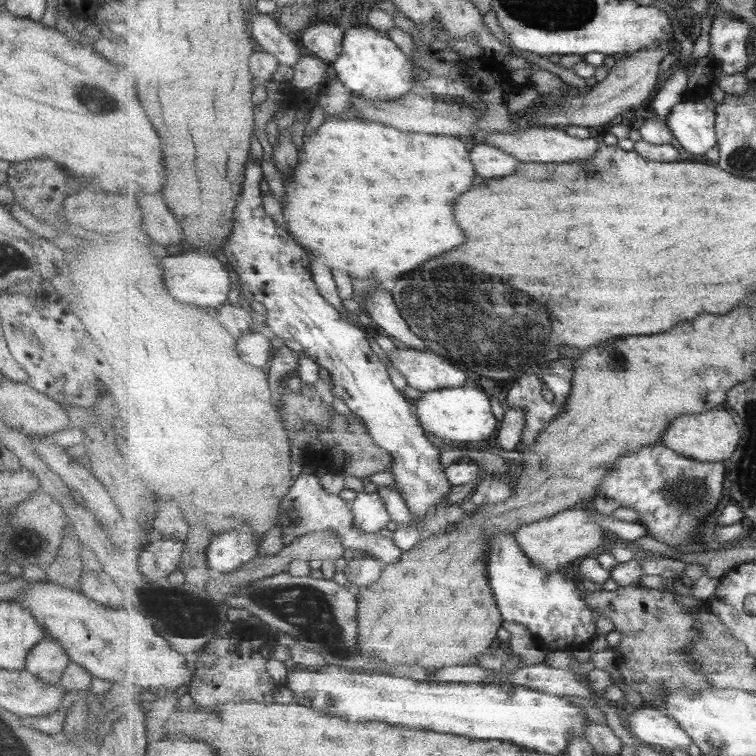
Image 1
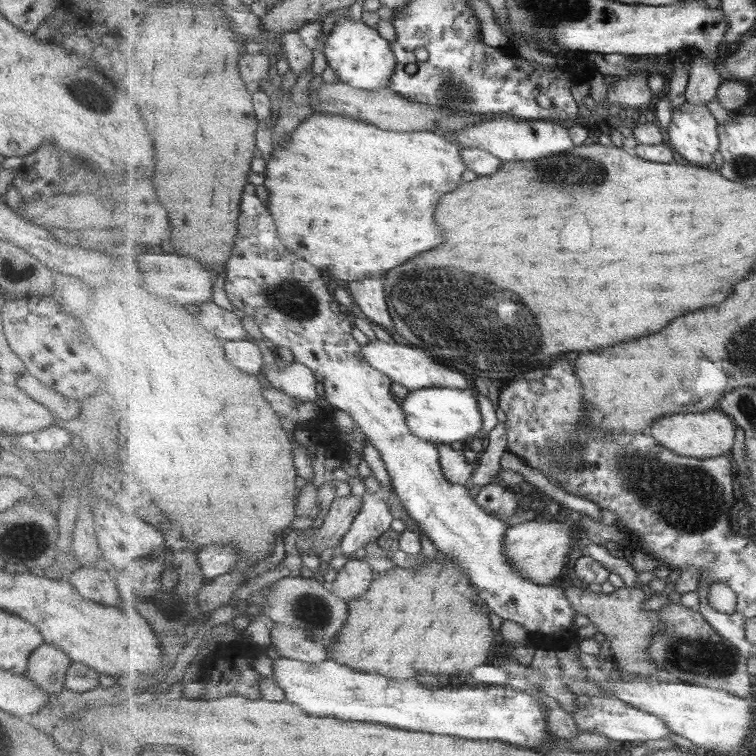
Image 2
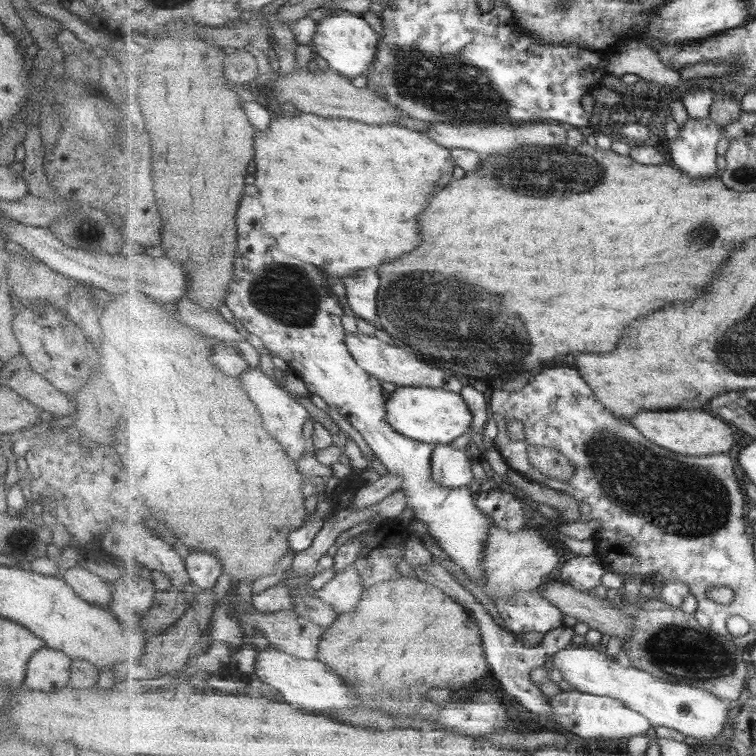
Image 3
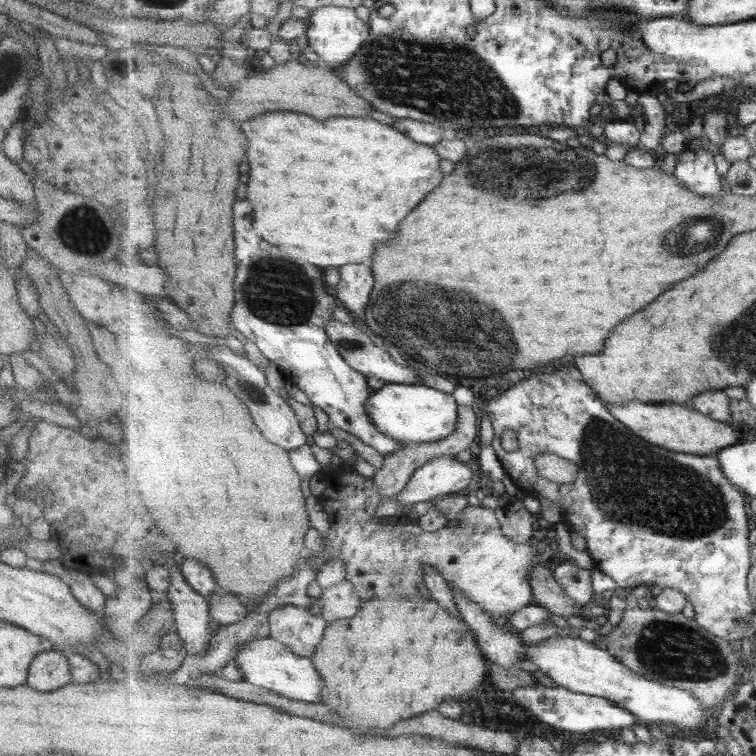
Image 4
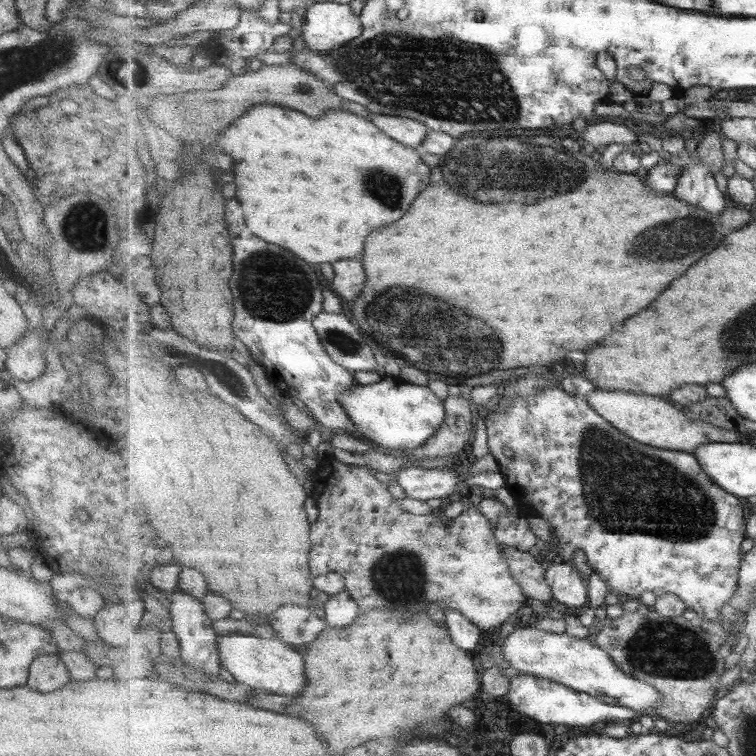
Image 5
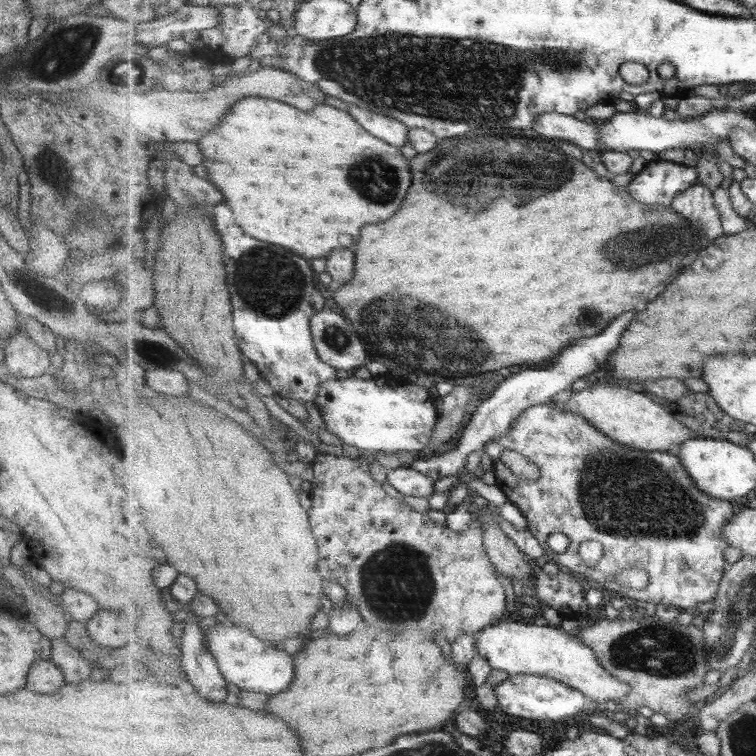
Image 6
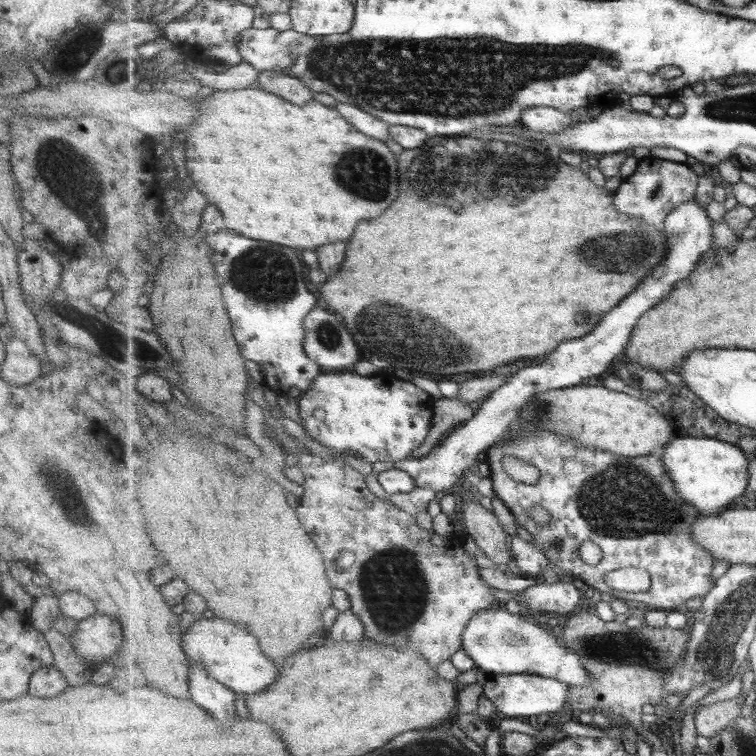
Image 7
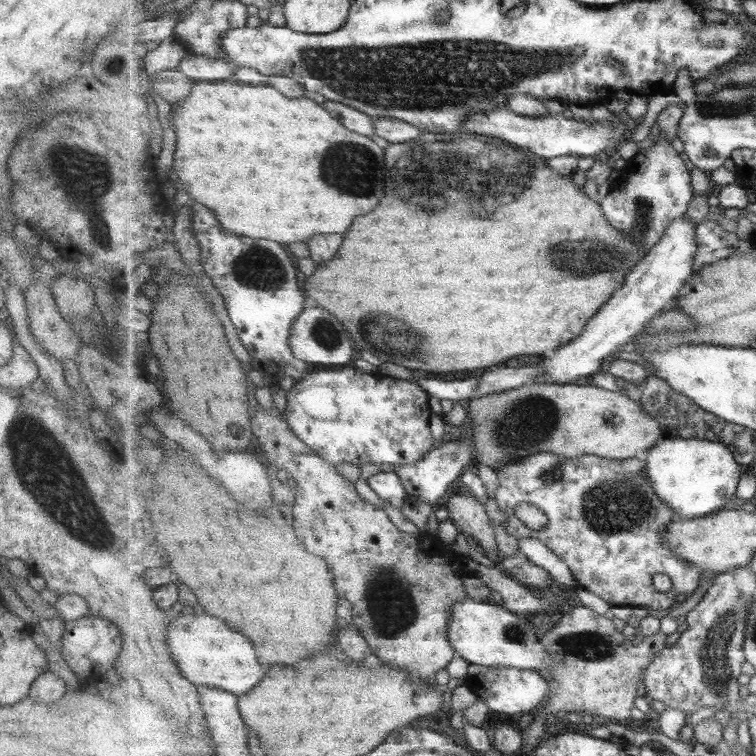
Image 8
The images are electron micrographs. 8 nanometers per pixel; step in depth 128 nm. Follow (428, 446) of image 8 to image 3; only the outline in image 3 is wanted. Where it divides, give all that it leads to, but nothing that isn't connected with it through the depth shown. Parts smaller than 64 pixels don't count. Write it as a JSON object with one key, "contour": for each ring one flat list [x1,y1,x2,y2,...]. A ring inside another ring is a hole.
{"contour":[[398,387,388,398,387,416,395,430,419,443,450,444,469,431,473,412,458,392,433,387]]}

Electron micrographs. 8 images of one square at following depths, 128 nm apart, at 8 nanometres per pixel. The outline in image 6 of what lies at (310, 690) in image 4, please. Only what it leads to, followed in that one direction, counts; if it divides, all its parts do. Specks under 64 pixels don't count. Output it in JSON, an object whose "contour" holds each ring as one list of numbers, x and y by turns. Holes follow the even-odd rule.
{"contour":[[228,620,218,621,215,626,206,628,205,633,207,633,207,647,209,647,209,651,213,653,215,659,217,659,217,664,223,676,227,679,227,682,231,682,240,689,245,689,251,693,265,693,266,695,285,692,293,684,295,678,295,659,281,647,278,647,278,645,261,640,251,630,245,630,241,626,233,625]]}

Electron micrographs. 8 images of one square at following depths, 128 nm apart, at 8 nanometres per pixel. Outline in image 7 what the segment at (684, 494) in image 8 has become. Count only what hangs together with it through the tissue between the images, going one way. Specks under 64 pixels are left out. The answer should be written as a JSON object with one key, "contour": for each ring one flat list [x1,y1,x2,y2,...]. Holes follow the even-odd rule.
{"contour":[[677,438,661,456,669,476,675,480,677,491,685,501,695,505,701,516,718,514,733,507,733,500,743,495,749,484,749,461,751,457,740,446,715,438]]}

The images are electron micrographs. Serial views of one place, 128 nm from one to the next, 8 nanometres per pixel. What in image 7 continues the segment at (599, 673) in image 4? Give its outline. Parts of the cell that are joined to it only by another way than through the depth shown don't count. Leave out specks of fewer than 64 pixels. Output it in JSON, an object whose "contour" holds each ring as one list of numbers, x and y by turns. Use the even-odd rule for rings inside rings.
{"contour":[[502,605,475,614,467,624,462,639,462,648,475,660,477,666,487,673,544,676,579,688,591,684,591,675,585,669,579,653,565,647,559,637,553,634,550,625,527,622,523,616,507,612]]}

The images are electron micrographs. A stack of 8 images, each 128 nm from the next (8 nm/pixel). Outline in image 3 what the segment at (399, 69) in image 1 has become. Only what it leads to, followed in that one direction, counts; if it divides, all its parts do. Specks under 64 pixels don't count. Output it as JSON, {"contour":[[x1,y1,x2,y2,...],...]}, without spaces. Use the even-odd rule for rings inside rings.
{"contour":[[339,10,317,21,317,32,313,36,313,44,317,54,323,57,329,66,341,76,353,79,355,76,366,76,369,68,377,58,377,42,381,36,369,26,359,14,347,10]]}

